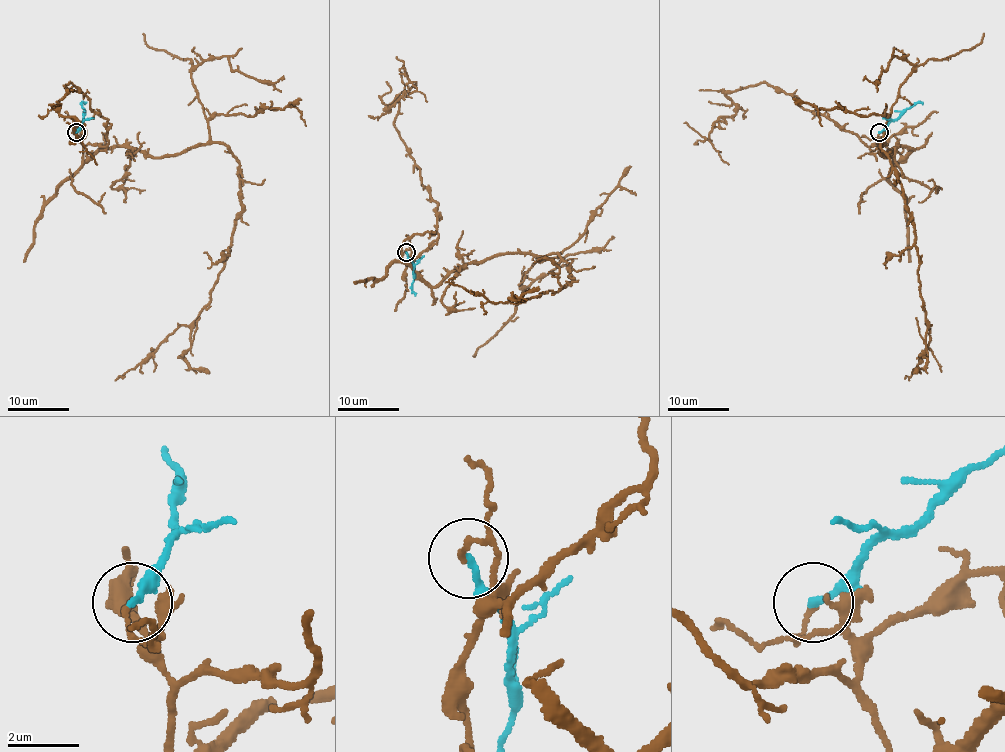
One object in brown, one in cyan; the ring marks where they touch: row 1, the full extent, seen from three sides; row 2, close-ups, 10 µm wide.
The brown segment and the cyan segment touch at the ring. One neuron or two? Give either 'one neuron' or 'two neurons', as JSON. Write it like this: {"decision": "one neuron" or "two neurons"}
{"decision": "two neurons"}

